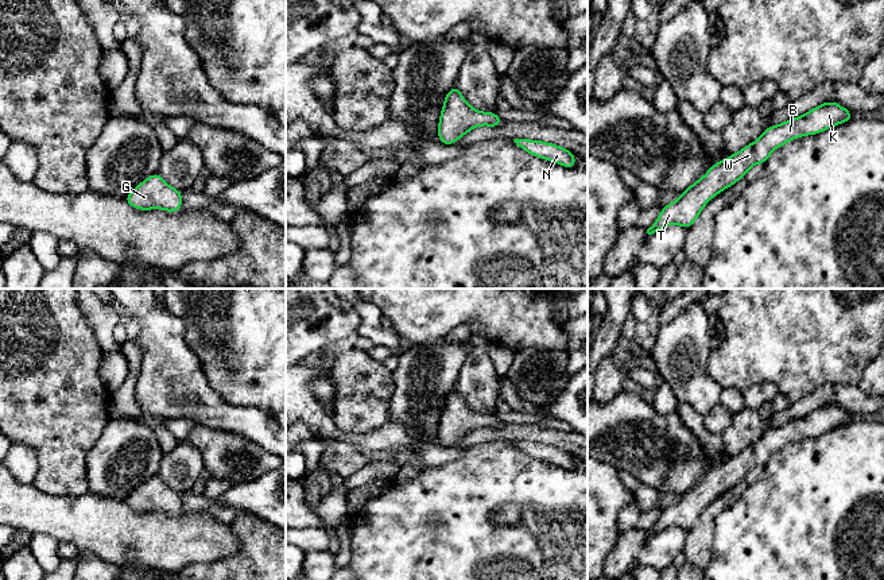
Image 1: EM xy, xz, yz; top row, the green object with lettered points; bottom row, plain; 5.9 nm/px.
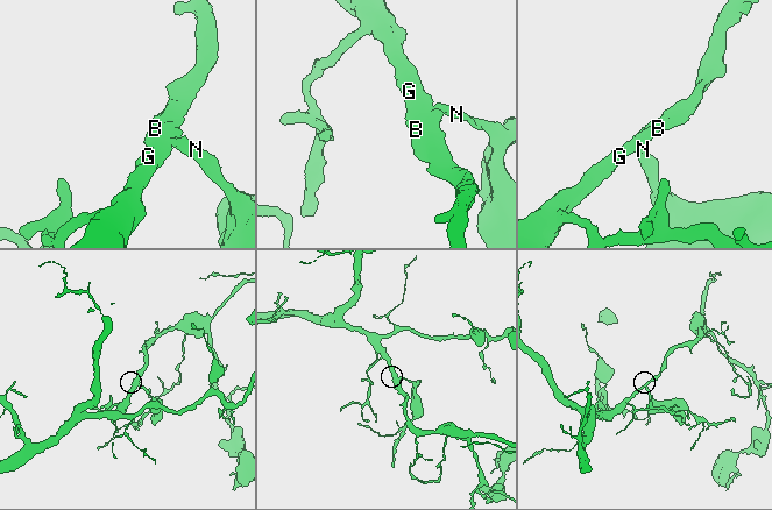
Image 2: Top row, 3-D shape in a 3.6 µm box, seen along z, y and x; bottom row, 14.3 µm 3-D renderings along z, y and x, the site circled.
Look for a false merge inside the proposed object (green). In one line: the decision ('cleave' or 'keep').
keep

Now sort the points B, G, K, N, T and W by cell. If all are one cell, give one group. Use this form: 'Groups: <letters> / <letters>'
Groups: B G K N T W

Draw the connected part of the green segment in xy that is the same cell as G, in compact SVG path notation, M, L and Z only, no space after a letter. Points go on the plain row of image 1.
M159 475L146 480L124 500L140 513L164 511L174 515L182 511L182 494L167 487Z

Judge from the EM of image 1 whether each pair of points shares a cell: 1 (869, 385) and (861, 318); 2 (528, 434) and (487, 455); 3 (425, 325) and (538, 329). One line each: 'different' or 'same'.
1: different
2: different
3: same

